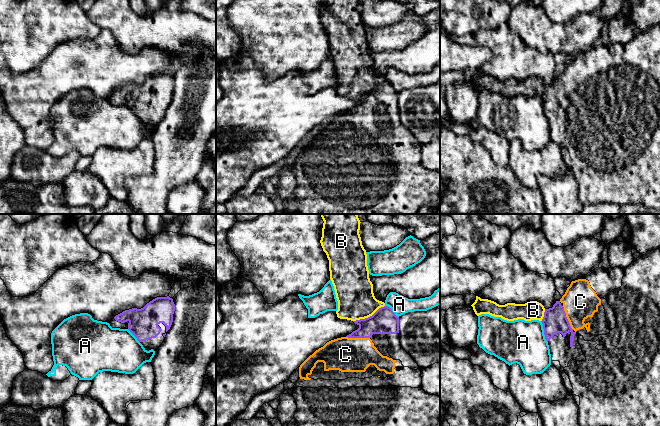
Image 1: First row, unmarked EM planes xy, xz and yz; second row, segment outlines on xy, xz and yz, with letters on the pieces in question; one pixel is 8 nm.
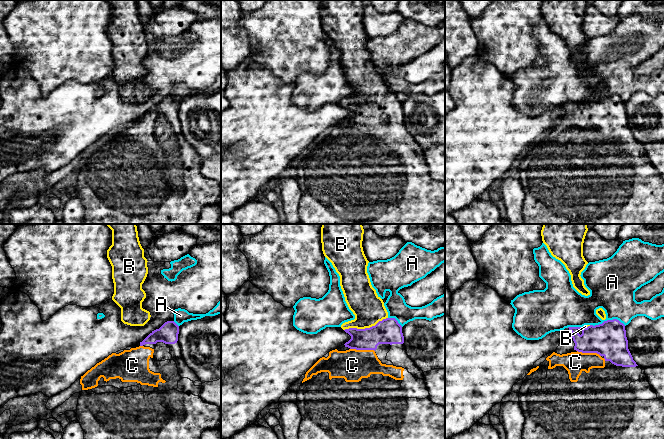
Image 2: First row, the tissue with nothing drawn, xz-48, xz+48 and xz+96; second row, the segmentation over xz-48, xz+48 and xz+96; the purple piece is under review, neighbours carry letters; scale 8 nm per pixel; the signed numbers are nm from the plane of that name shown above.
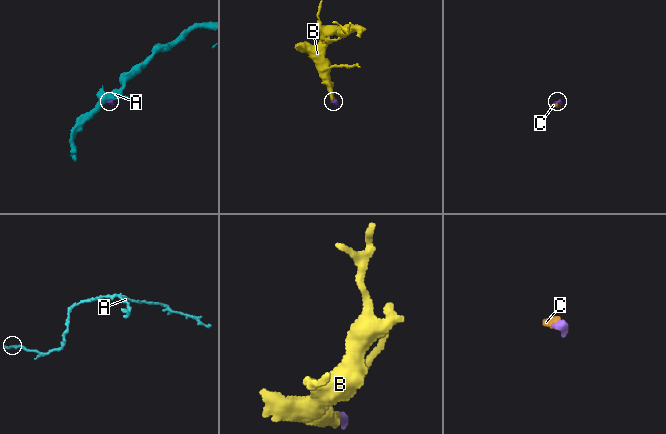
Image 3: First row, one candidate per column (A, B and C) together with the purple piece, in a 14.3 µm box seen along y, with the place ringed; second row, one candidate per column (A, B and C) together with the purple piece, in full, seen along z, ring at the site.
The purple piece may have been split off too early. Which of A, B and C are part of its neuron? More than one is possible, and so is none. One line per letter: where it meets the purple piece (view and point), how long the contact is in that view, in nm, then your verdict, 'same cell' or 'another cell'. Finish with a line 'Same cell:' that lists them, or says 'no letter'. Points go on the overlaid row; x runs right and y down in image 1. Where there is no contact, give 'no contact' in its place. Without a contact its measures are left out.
A: contact yz (544, 332); length 190 nm; another cell
B: contact xz (368, 317); length 280 nm; same cell
C: contact xz (358, 337); length 190 nm; same cell
Same cell: B, C

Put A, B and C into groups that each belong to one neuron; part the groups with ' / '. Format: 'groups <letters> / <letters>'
groups A / B C

